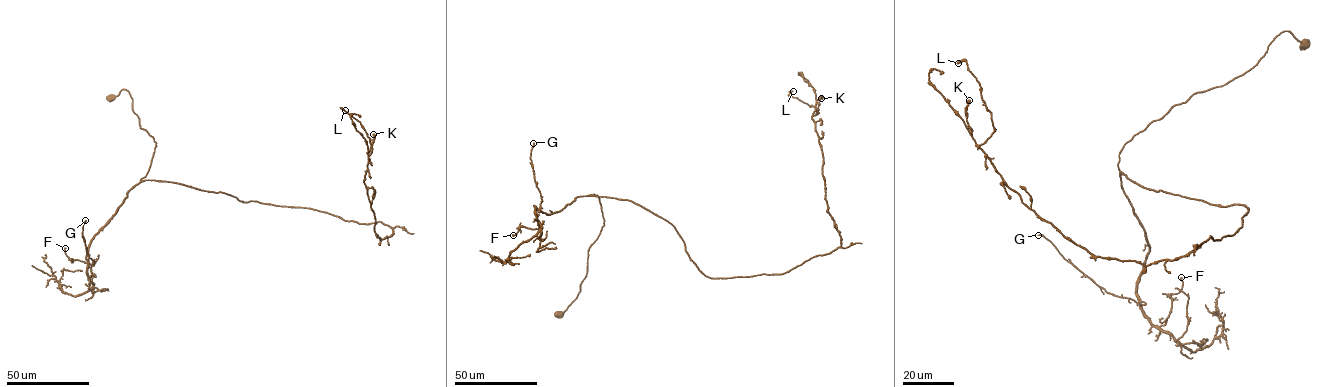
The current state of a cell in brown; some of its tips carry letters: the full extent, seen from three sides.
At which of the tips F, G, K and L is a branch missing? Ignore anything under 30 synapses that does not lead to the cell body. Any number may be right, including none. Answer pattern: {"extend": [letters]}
{"extend": []}

